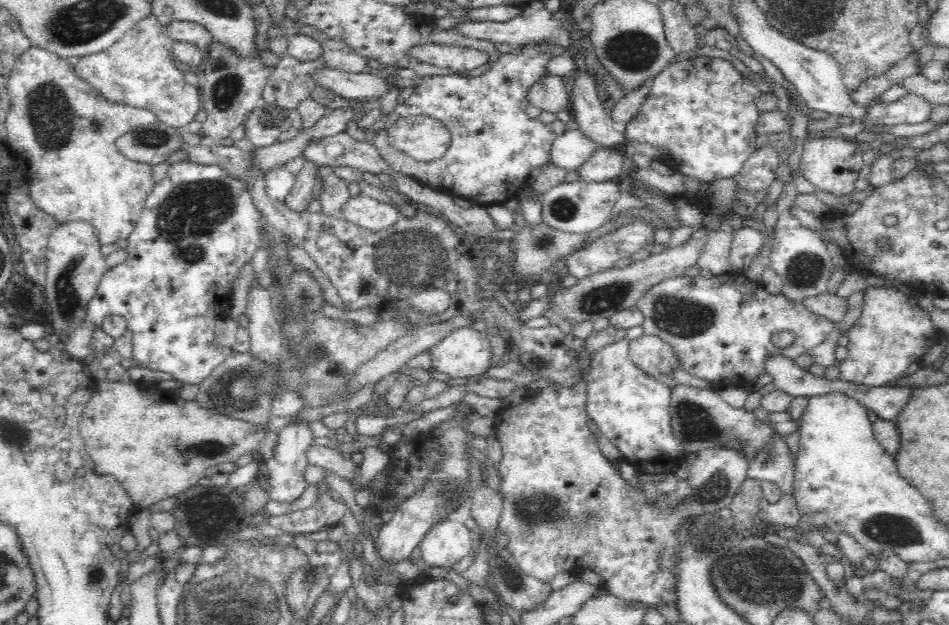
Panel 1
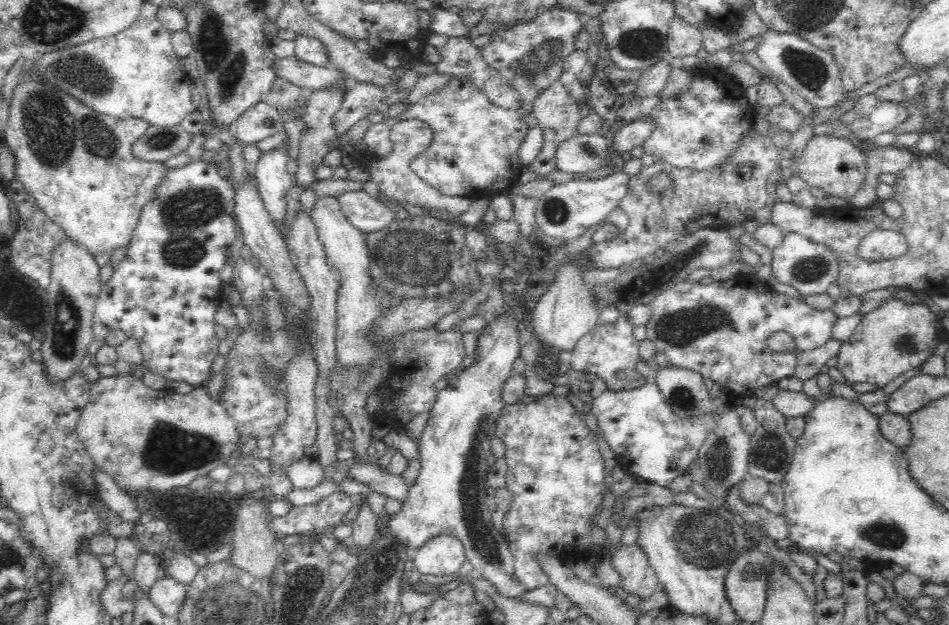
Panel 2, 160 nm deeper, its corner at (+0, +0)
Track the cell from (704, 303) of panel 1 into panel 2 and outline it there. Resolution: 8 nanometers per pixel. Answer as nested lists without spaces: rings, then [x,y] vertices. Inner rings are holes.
[[[688,281],[674,283],[670,288],[662,290],[662,292],[658,293],[649,302],[649,307],[651,308],[651,319],[645,324],[645,327],[647,328],[646,338],[654,343],[654,346],[656,346],[656,350],[658,352],[664,353],[669,364],[678,366],[682,369],[689,369],[693,370],[693,372],[698,372],[704,378],[714,380],[714,382],[720,386],[721,390],[730,390],[733,395],[741,394],[743,397],[748,398],[749,400],[758,395],[762,387],[768,387],[770,385],[775,386],[777,381],[781,378],[792,376],[796,366],[796,354],[798,352],[801,353],[804,351],[817,349],[825,342],[828,342],[831,339],[834,322],[836,322],[838,319],[832,310],[828,309],[820,311],[812,309],[810,306],[808,306],[808,304],[802,301],[802,298],[798,299],[796,297],[786,295],[785,292],[774,291],[772,288],[768,290],[768,288],[764,288],[764,286],[762,286],[762,298],[760,298],[760,294],[758,294],[758,290],[756,290],[756,288],[752,288],[752,290],[738,290],[738,288],[726,286],[725,281],[724,286],[720,286],[720,284],[718,284],[718,286],[716,286],[716,284],[704,286],[704,284],[690,284]],[[774,332],[787,332],[795,342],[794,351],[772,351],[770,347],[768,347],[766,340],[768,340],[768,338],[774,334]]]

